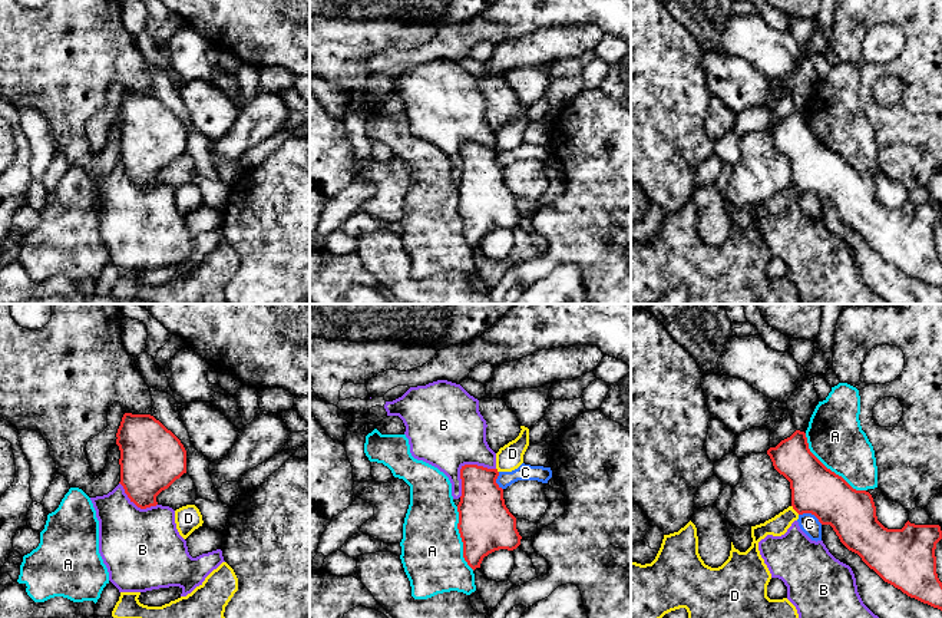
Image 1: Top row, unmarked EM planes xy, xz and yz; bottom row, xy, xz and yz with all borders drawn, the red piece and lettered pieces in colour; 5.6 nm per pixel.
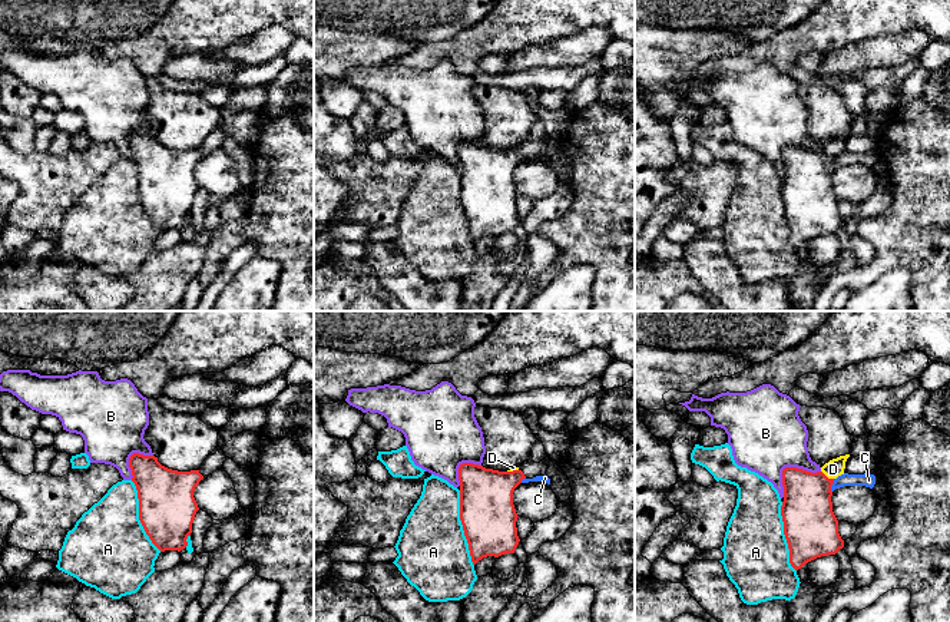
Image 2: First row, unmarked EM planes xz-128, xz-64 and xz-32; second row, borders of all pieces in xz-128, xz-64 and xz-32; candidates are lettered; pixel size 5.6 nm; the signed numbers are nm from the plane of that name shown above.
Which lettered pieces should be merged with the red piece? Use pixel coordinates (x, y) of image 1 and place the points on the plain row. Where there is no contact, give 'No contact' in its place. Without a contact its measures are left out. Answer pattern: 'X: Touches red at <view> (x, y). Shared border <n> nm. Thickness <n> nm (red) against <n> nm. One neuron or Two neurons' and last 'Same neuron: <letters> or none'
A: Touches red at yz (829, 148). Shared border 480 nm. Thickness 280 nm (red) against 320 nm. Two neurons
B: Touches red at xz (463, 145). Shared border 260 nm. Thickness 260 nm (red) against 420 nm. Two neurons
C: Touches red at yz (810, 191). Shared border 150 nm. Thickness 280 nm (red) against 110 nm. Two neurons
D: Touches red at yz (795, 188). Shared border 70 nm. Thickness 280 nm (red) against 110 nm. Two neurons
Same neuron: none

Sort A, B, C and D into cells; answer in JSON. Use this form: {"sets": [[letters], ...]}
{"sets": [["A"], ["B"], ["C", "D"]]}

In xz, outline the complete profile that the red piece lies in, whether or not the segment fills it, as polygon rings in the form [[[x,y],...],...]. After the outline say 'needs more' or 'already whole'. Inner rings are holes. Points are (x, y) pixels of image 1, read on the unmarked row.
[[[465,143],[460,148],[462,175],[457,184],[457,208],[463,221],[463,237],[475,249],[485,235],[520,224],[516,196],[509,191],[503,168],[496,162],[498,148]]] | already whole

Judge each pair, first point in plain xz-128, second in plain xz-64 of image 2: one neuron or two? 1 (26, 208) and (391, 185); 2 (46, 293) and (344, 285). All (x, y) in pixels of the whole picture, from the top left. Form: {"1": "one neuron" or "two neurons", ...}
{"1": "one neuron", "2": "one neuron"}

